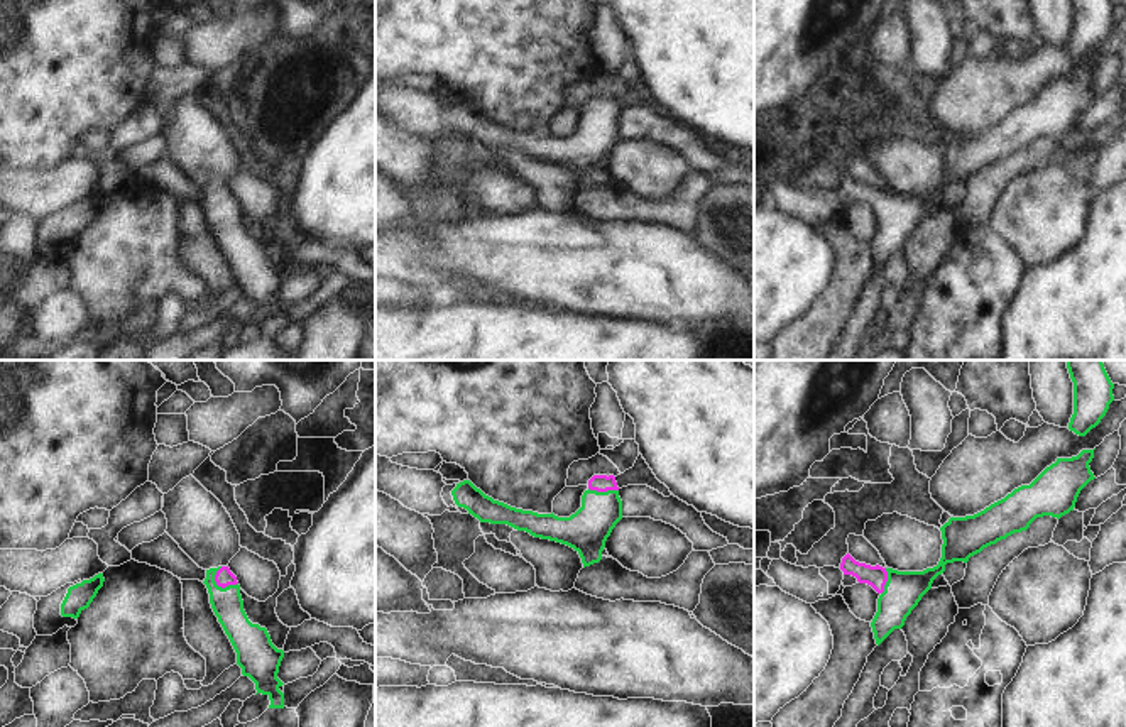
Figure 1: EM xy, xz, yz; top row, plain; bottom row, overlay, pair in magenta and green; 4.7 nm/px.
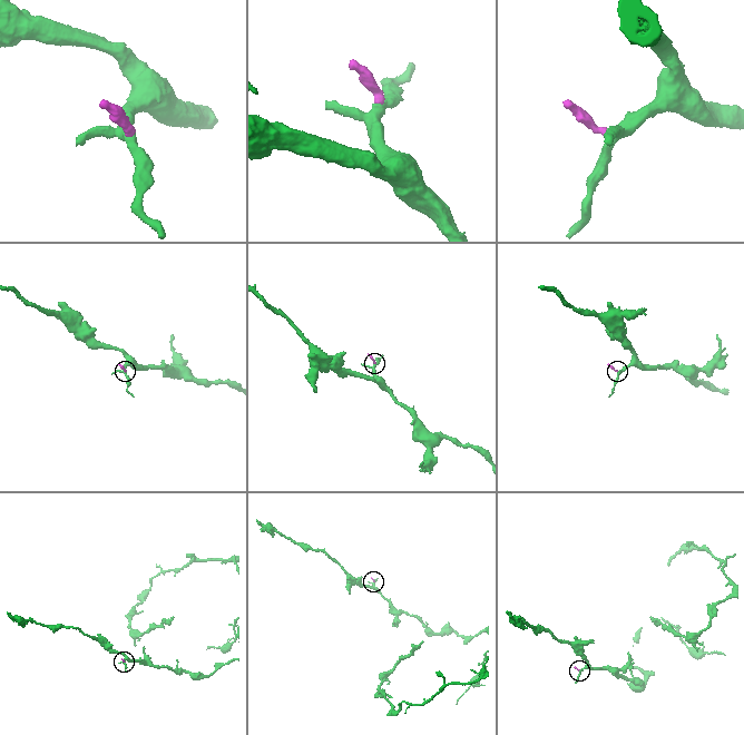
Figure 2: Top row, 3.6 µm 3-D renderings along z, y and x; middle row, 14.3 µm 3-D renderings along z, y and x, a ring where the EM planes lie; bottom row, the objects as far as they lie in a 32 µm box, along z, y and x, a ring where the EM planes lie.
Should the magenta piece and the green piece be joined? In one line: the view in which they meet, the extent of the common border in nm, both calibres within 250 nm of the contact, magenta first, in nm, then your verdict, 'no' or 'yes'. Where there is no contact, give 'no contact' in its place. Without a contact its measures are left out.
contact in xy; length 130 nm; calibres 90 and 150 nm; yes

